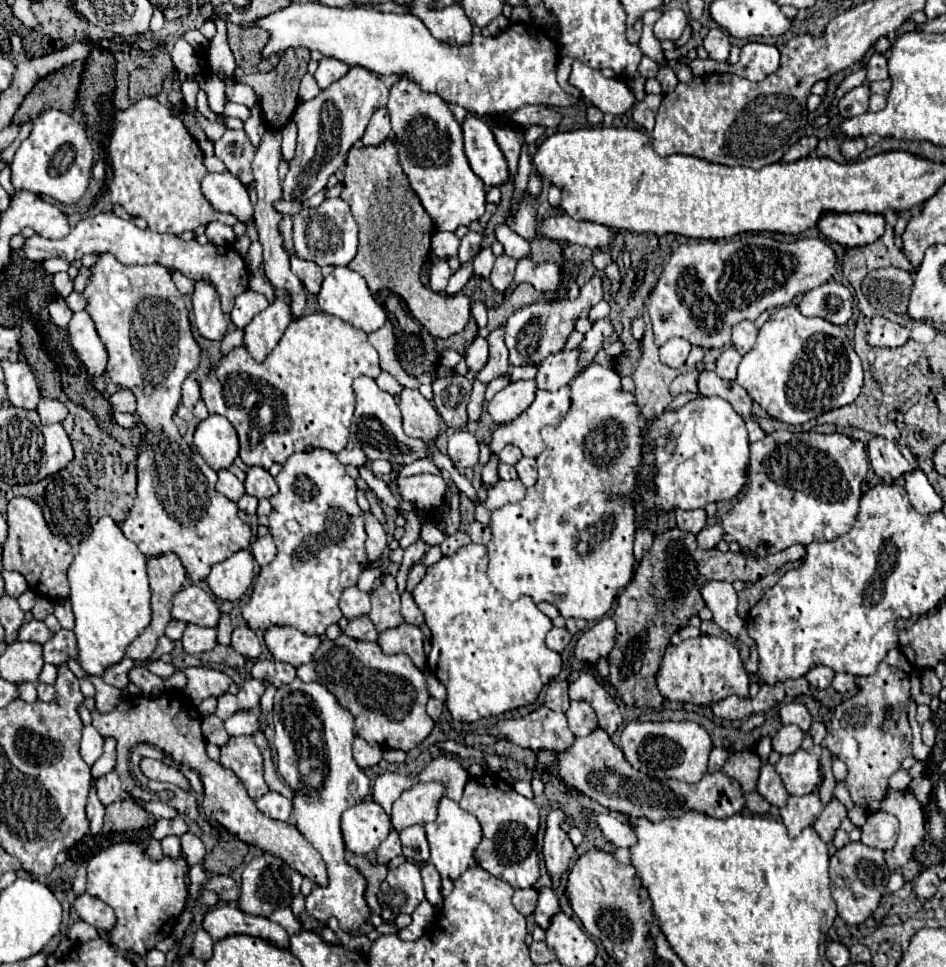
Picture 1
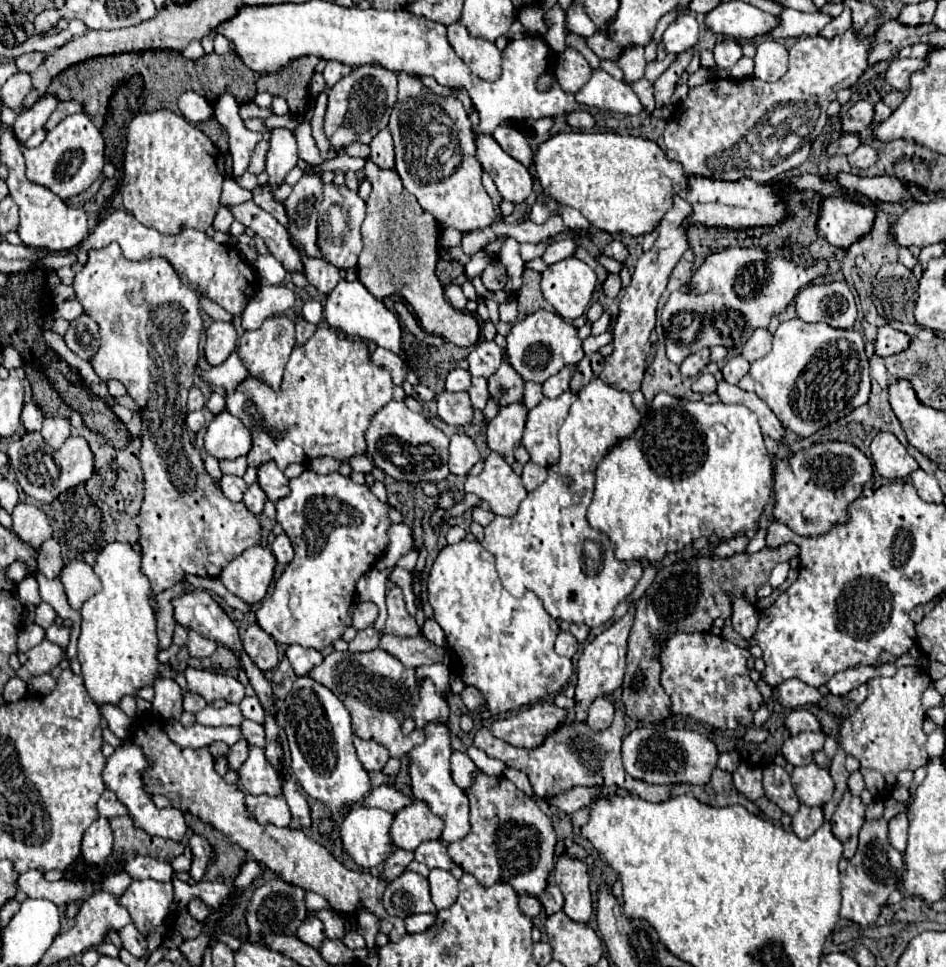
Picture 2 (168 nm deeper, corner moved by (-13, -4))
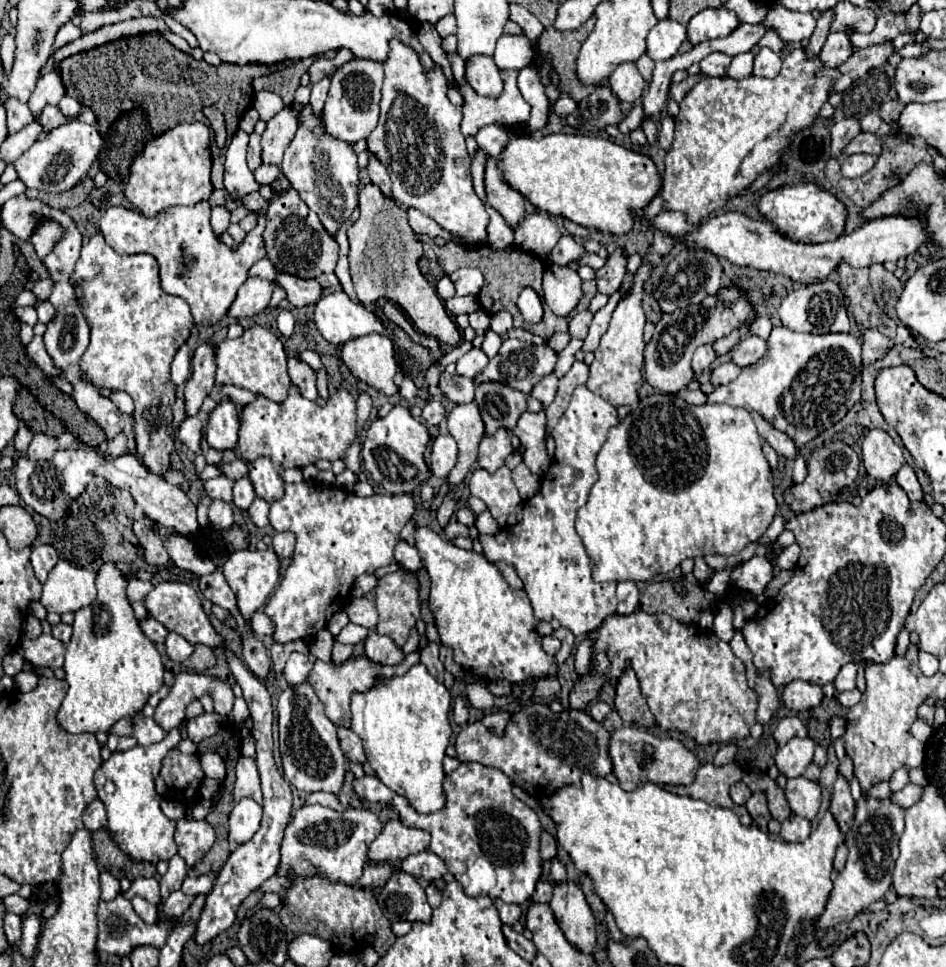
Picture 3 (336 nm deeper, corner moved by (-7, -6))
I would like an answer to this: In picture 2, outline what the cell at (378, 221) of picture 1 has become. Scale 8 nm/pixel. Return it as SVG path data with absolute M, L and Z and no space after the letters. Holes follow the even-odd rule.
M366 159L364 173L372 183L372 193L366 201L366 219L362 223L364 249L358 259L358 279L376 299L398 291L412 305L424 331L460 347L476 345L480 339L478 317L454 309L434 273L438 263L438 221L414 201L412 193L406 193L396 169L378 169L378 165Z

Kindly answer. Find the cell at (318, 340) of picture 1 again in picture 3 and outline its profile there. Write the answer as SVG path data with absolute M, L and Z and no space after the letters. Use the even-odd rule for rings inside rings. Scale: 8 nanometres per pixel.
M292 385L284 403L274 403L266 397L258 397L246 405L240 423L240 453L246 461L258 457L272 459L278 471L288 467L306 467L318 459L336 461L356 439L356 401L346 389L338 389L324 405L304 399Z

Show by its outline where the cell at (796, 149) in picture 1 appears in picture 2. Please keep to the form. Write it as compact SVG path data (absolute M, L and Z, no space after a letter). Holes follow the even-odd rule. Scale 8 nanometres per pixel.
M842 135L838 141L830 143L826 153L828 157L834 157L834 155L850 155L856 151L856 147L860 145L860 139L858 135Z

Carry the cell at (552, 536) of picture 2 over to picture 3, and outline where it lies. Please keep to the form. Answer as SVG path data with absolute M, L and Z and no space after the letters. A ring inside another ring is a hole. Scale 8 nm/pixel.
M578 385L566 413L552 431L556 455L542 479L540 491L524 503L524 519L514 527L502 529L498 535L480 535L488 561L506 561L516 569L524 581L524 591L528 593L536 619L558 619L574 635L596 629L608 615L616 613L618 605L614 593L616 583L592 581L592 561L574 529L576 513L598 481L596 455L606 441L608 429L614 425L618 425L616 409L586 385Z

